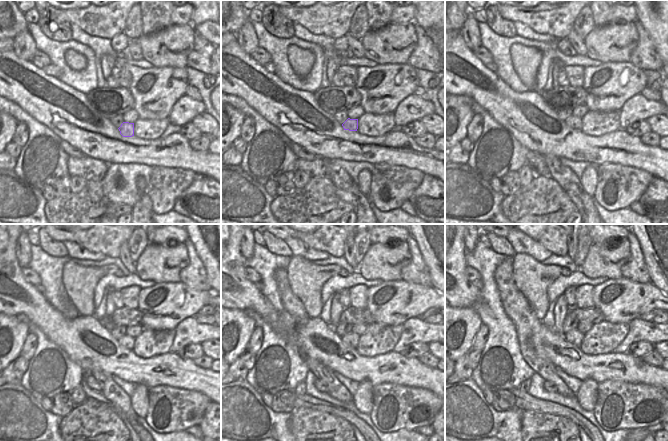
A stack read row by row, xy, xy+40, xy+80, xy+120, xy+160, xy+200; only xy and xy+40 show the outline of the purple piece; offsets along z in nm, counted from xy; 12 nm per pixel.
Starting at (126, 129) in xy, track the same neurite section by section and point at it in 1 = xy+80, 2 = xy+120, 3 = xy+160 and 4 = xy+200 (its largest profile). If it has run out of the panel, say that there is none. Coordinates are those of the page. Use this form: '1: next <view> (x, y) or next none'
1: next xy+80 (574, 122)
2: next xy+120 (126, 341)
3: next xy+160 (351, 339)
4: next xy+200 (575, 336)

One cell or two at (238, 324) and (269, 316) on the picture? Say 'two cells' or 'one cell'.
two cells

